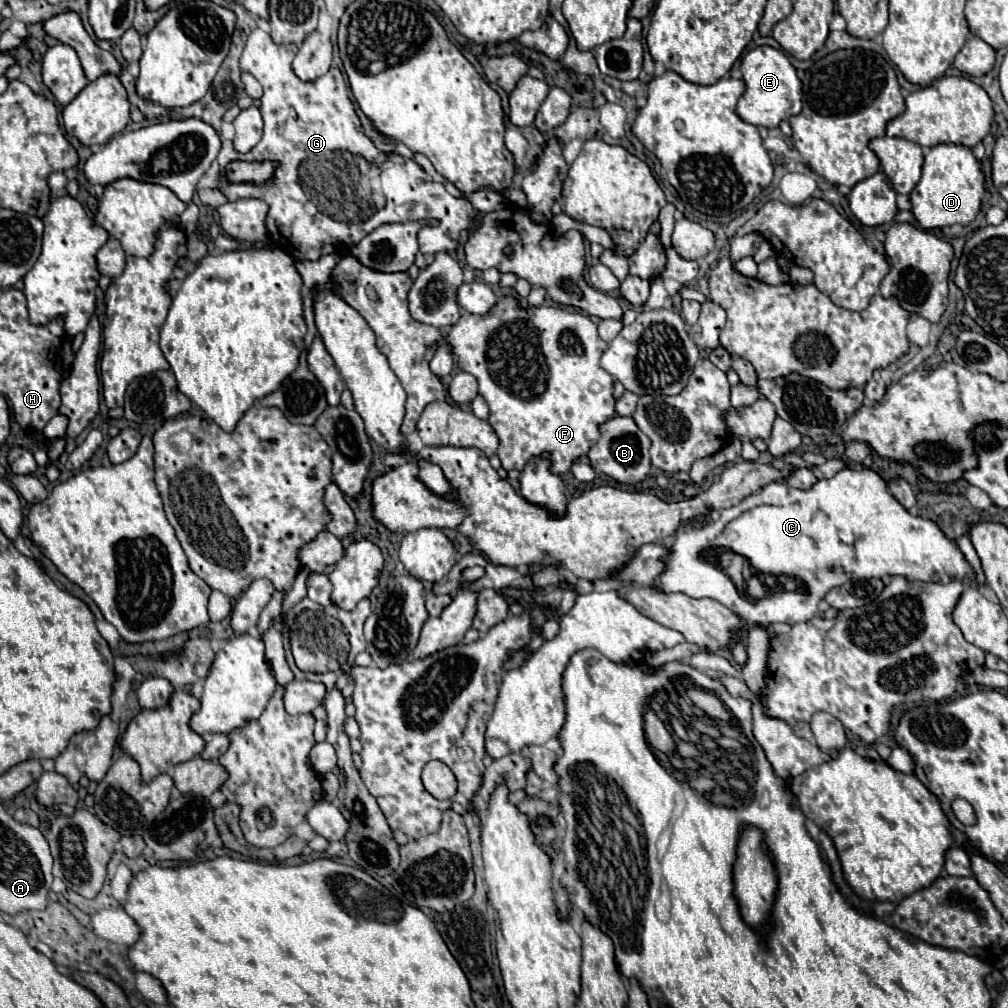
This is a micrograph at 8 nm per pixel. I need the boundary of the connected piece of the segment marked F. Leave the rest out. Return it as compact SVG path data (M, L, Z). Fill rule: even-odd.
M504 295L494 307L492 311L496 313L488 313L488 315L470 315L470 313L464 313L456 325L450 327L448 335L444 337L444 341L452 347L452 353L458 361L458 367L460 371L466 371L470 375L474 375L478 379L478 389L480 389L480 395L484 397L484 401L488 403L490 407L490 417L488 417L488 423L492 425L492 429L496 431L498 439L500 439L500 447L498 447L498 457L502 461L502 467L506 471L522 471L526 461L534 459L534 457L540 457L544 453L550 453L550 471L552 473L566 473L574 461L578 461L580 457L588 455L588 451L594 447L594 441L598 441L598 427L606 421L610 421L610 417L616 415L616 409L614 409L614 379L610 373L606 373L602 367L600 367L600 357L602 353L608 349L608 345L598 337L598 329L596 329L596 323L584 315L584 313L572 313L568 309L562 309L562 307L520 307L518 299L512 297L512 295Z

